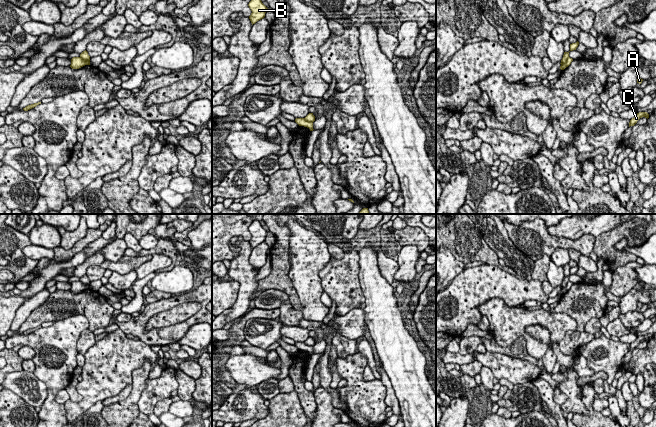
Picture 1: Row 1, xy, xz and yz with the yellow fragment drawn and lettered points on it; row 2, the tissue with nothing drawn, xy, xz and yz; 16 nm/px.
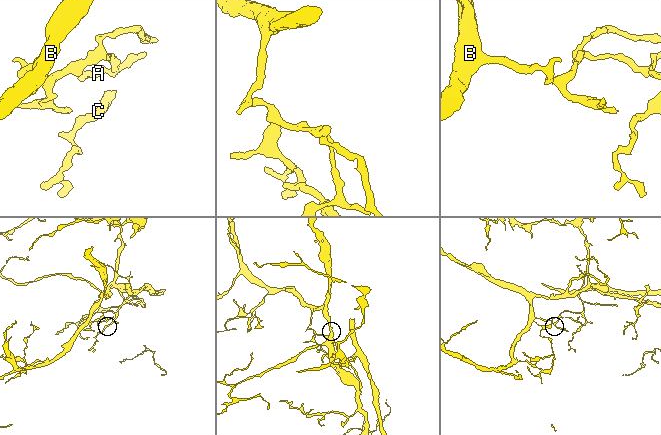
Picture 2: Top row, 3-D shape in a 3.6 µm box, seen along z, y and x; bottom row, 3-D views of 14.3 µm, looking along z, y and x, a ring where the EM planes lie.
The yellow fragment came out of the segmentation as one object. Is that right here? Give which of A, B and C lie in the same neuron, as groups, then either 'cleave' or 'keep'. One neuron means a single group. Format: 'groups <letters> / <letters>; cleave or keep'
groups A B / C; cleave

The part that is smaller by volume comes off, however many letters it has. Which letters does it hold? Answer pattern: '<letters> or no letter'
C

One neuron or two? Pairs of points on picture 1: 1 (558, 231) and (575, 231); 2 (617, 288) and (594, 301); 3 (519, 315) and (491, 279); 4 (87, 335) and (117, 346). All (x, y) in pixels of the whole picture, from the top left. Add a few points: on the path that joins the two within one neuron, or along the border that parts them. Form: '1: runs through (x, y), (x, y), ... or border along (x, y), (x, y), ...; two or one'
1: runs through (562, 231), (571, 231); one
2: runs through (611, 289), (604, 289), (598, 295); one
3: border along (489, 300), (500, 298), (507, 305), (515, 307); two
4: border along (96, 341), (83, 355); two

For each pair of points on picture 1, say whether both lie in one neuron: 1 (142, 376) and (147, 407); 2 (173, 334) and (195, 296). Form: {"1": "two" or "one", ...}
{"1": "two", "2": "one"}

